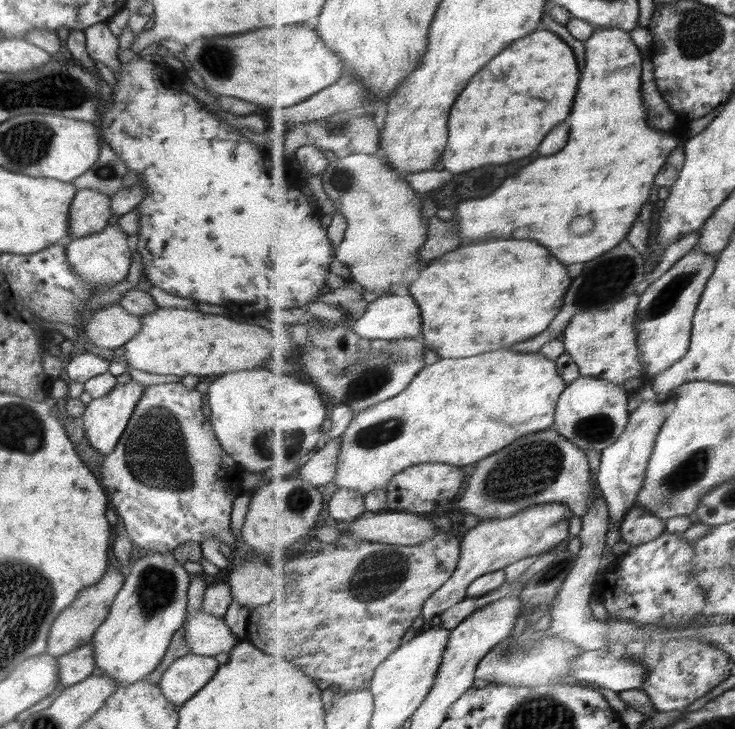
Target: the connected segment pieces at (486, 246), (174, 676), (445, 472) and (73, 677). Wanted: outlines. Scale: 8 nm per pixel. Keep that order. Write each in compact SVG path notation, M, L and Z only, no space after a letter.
M490 240L464 246L446 254L430 266L423 266L419 279L412 282L410 294L422 308L427 346L444 359L478 356L533 339L550 328L573 286L568 265L550 254L550 250L532 240Z
M190 652L170 664L157 686L171 703L183 705L210 682L220 666L211 656Z
M425 463L400 472L394 480L388 484L388 506L391 511L410 511L421 515L430 515L438 506L454 501L454 498L462 492L462 486L466 482L468 474L447 463Z
M91 643L59 656L57 666L60 672L60 686L69 687L90 677L96 668L93 657L94 648Z

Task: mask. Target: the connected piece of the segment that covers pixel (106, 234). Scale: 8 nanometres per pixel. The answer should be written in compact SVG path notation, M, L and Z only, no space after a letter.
M107 224L102 232L74 238L67 241L66 258L70 268L82 278L82 282L90 284L92 288L105 290L122 282L130 267L132 251L128 246L128 234L115 224Z

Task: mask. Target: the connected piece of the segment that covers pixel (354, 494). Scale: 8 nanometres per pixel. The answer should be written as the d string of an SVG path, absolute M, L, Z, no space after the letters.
M339 488L329 501L330 515L340 523L354 523L364 516L369 509L365 495L350 488Z

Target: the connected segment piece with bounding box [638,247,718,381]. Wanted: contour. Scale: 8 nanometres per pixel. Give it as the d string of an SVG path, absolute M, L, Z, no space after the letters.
M696 247L683 256L658 282L650 284L642 295L638 321L644 361L648 364L647 380L653 381L656 376L666 372L689 354L695 334L695 316L717 268L718 254L712 256L704 248Z

